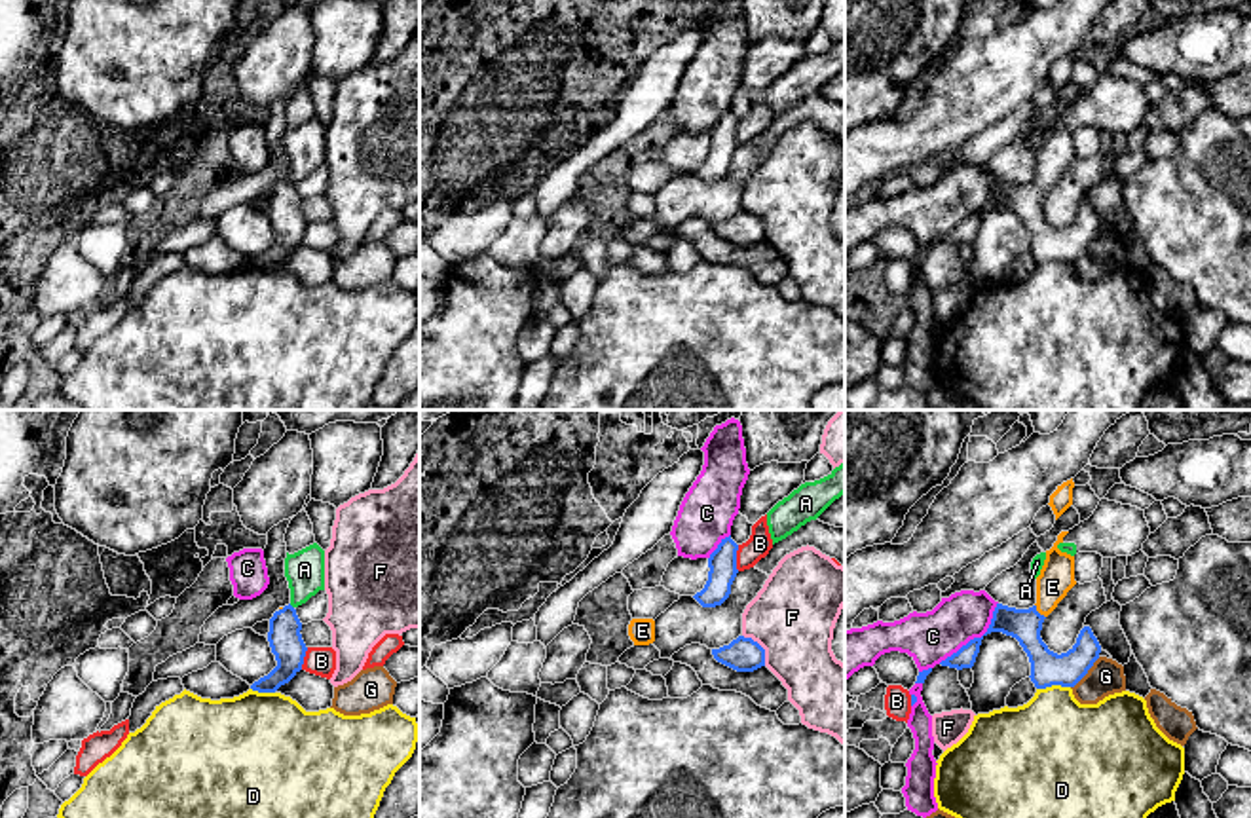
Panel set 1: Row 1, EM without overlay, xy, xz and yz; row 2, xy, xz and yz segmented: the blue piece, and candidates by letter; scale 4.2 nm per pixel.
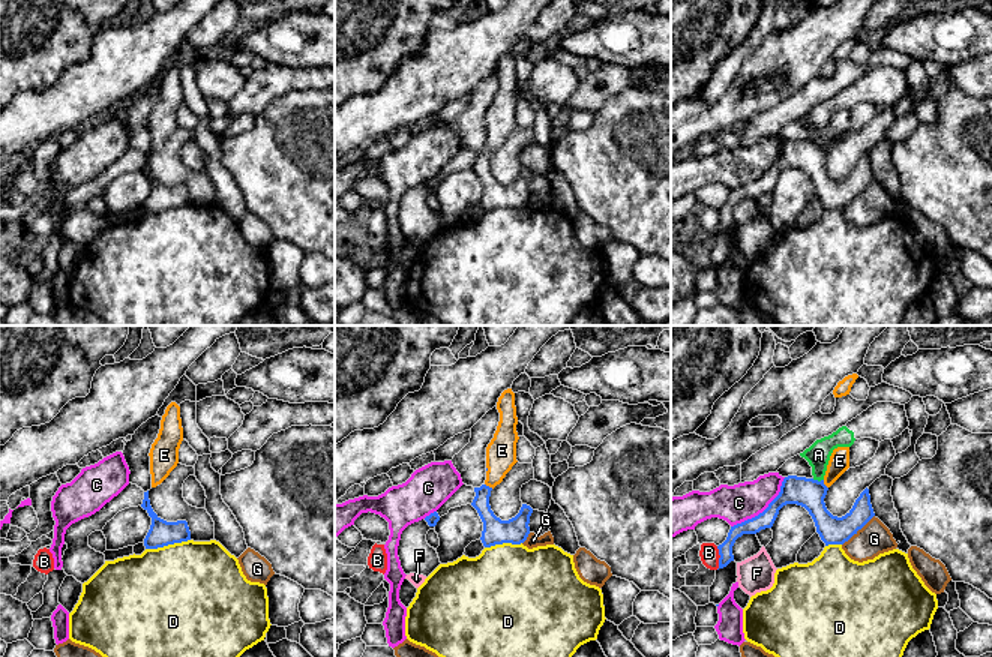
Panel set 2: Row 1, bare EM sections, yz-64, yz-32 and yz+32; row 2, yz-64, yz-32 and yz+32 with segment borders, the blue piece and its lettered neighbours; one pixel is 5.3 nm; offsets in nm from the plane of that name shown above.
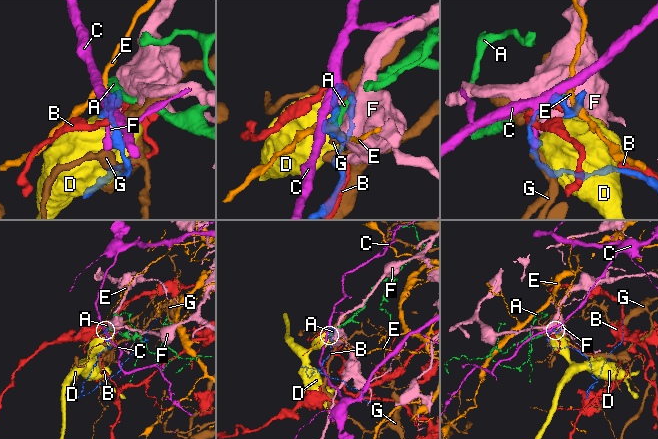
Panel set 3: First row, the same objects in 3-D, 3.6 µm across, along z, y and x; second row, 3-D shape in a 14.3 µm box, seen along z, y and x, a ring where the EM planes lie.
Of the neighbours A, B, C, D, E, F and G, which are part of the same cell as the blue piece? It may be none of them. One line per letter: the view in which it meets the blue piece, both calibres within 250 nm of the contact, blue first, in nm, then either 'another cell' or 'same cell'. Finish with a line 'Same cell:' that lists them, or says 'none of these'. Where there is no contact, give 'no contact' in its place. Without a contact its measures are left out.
A: contact in xy; calibres 140 and 170 nm; another cell
B: contact in xz; calibres 120 and 100 nm; another cell
C: contact in yz; calibres 140 and 220 nm; another cell
D: contact in yz; calibres 150 and 400 nm; another cell
E: contact in yz; calibres 150 and 150 nm; same cell
F: contact in xz; calibres 140 and 360 nm; another cell
G: contact in yz; calibres 150 and 150 nm; another cell
Same cell: E

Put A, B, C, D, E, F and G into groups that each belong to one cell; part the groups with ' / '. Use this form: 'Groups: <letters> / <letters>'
Groups: A / B / C / D / E / F / G

